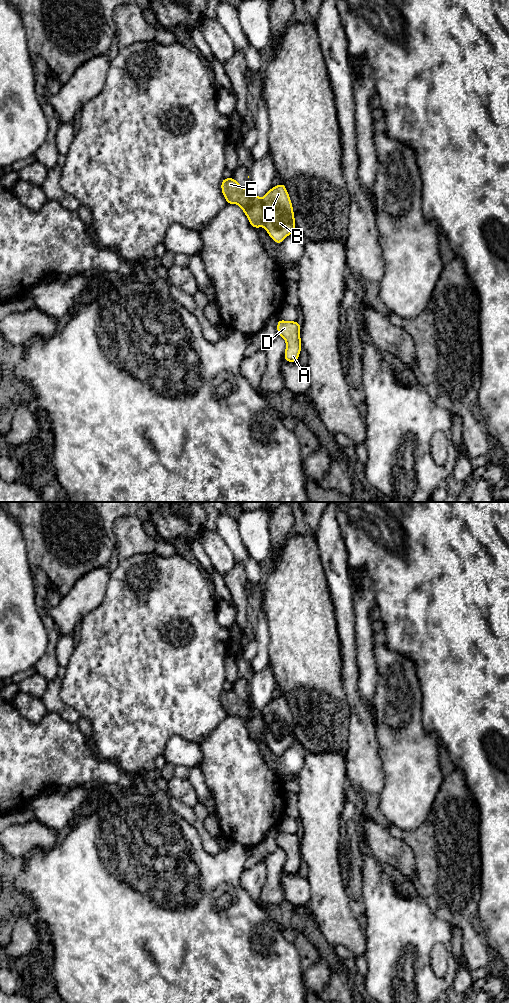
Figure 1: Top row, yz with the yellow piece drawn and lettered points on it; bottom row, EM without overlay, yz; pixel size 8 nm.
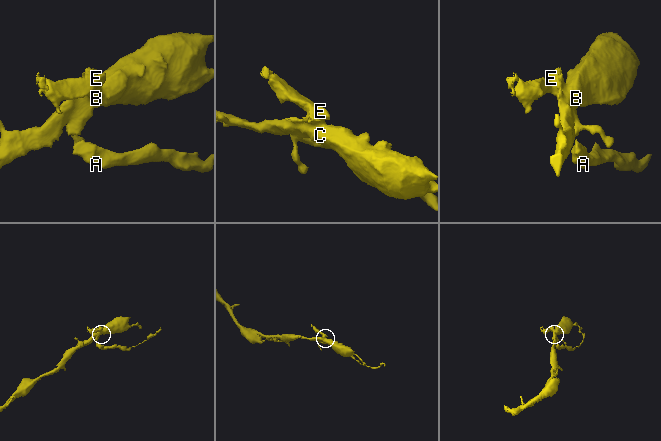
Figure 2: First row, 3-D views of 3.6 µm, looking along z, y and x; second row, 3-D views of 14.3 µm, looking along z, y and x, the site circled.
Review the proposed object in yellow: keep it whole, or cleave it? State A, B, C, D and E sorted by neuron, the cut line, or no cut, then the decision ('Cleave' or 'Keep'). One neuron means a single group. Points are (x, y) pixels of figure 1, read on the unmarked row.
Groups: A B C D / E. Split along yz (260, 711), (263, 717), (262, 737). Cleave

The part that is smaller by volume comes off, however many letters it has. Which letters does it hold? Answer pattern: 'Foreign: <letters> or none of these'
Foreign: E

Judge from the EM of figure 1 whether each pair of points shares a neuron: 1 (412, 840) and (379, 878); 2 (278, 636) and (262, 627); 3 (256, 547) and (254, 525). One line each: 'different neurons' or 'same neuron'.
1: different neurons
2: different neurons
3: same neuron

